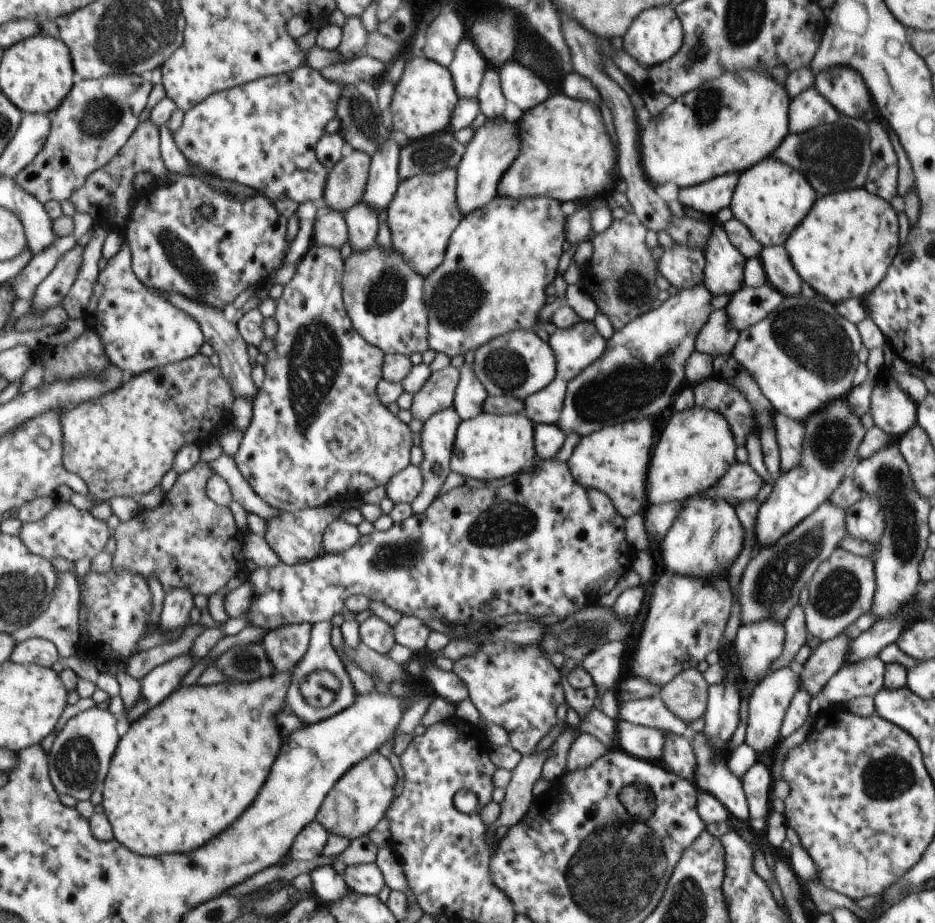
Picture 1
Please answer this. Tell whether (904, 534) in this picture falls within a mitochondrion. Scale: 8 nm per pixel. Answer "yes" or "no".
yes

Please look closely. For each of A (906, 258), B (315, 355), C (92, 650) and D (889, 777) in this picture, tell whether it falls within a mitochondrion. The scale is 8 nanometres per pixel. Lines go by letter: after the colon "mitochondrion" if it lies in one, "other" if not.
A: other
B: mitochondrion
C: other
D: mitochondrion

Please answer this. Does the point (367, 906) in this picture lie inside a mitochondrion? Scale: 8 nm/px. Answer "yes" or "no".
no

